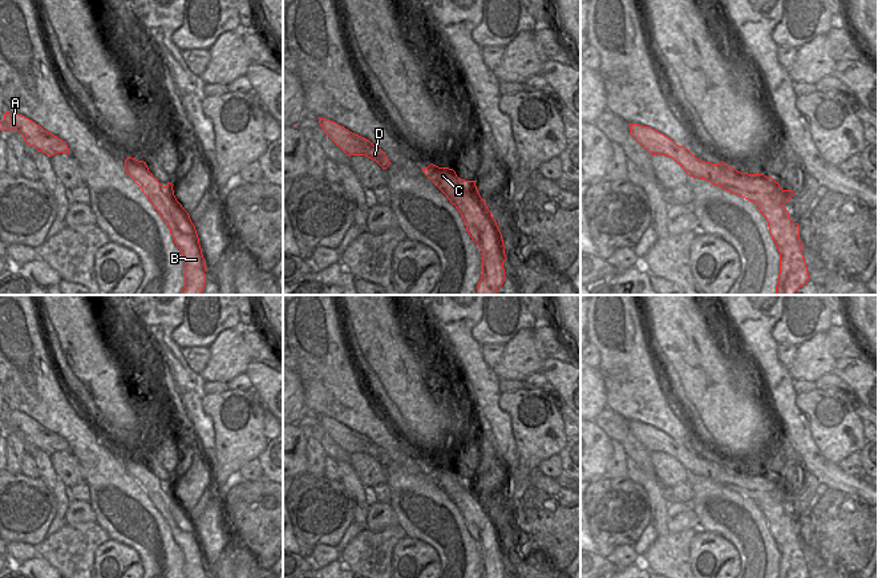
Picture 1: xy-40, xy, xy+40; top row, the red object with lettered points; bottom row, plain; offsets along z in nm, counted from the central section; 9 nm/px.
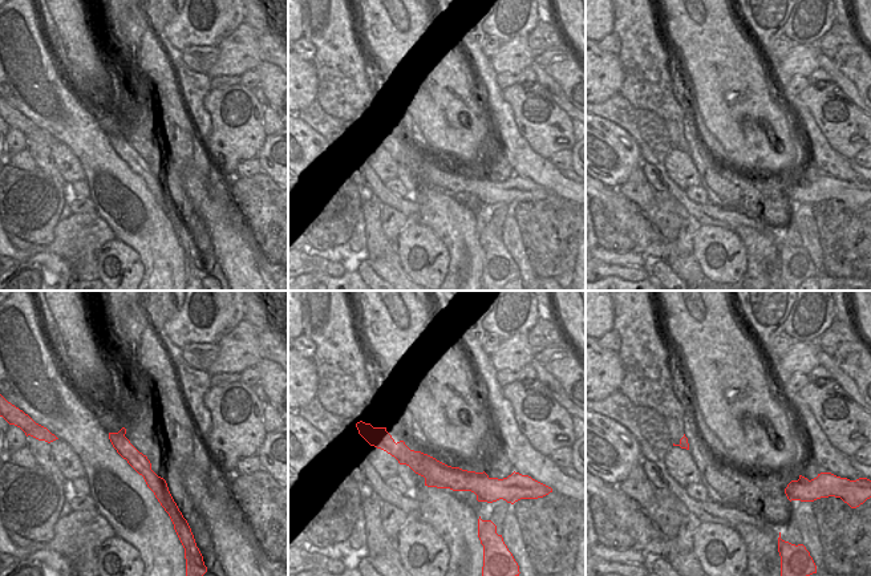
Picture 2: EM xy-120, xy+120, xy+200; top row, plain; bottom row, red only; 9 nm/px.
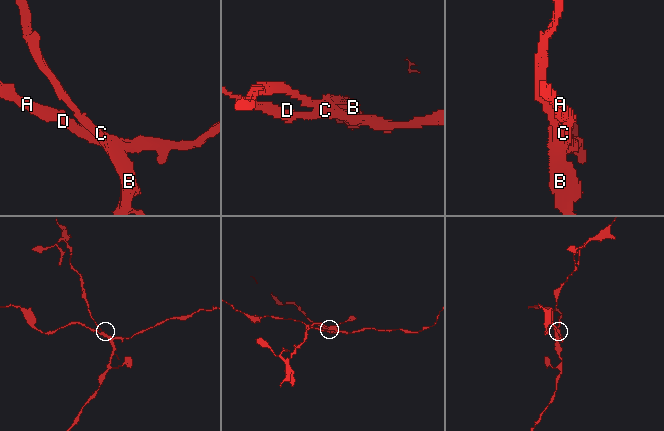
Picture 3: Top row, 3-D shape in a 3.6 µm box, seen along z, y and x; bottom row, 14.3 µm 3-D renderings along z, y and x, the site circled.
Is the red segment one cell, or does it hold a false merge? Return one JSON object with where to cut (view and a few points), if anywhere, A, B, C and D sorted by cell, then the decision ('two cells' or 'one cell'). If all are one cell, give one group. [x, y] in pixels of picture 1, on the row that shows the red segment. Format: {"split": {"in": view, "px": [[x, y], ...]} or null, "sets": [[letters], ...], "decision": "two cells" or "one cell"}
{"split": {"in": "xy", "px": [[465, 181], [464, 190], [477, 203], [485, 203]]}, "sets": [["A", "D"], ["B", "C"]], "decision": "two cells"}

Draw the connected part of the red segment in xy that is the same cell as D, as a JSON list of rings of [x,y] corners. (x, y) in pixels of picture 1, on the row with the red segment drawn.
[[[319,118],[319,124],[324,133],[347,154],[347,155],[365,155],[376,161],[383,169],[387,169],[391,162],[385,153],[376,147],[369,140],[355,134],[344,126],[327,120]]]

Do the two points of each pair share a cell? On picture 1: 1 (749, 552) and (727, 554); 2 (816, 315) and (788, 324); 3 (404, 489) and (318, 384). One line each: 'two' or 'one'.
1: two
2: one
3: one

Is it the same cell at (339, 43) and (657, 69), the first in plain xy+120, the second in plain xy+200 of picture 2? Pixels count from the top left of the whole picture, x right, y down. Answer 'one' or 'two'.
one

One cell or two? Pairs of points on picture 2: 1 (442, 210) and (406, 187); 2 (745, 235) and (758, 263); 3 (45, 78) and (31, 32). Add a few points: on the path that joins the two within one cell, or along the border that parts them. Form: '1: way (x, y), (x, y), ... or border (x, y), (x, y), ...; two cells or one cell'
1: border (414, 191), (408, 197); two cells
2: way (752, 242), (758, 248), (758, 256); one cell
3: way (33, 67), (31, 64), (31, 44); one cell

